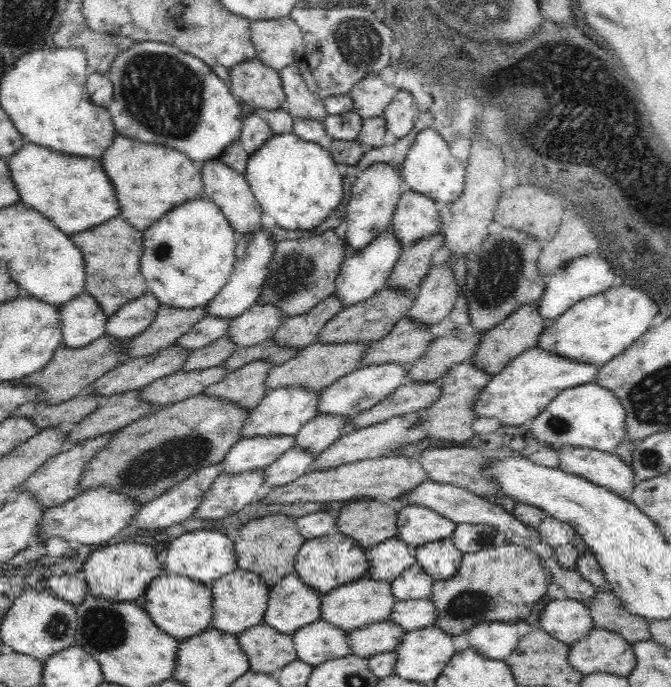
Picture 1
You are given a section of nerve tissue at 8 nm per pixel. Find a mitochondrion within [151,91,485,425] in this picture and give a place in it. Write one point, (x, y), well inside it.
(291, 277)

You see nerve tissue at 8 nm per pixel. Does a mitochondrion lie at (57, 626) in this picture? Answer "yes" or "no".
yes

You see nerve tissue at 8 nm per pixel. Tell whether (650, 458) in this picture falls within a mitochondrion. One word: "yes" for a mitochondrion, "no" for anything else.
yes

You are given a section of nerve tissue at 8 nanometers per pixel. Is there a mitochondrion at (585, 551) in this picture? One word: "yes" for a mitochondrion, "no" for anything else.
no

